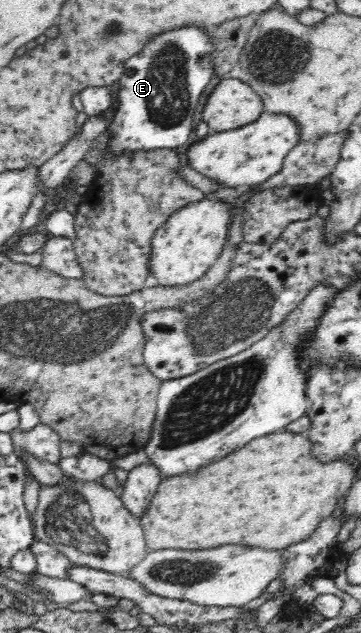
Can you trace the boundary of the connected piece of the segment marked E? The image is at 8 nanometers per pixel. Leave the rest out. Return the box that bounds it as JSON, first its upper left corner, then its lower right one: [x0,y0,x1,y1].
[108,27,214,153]

